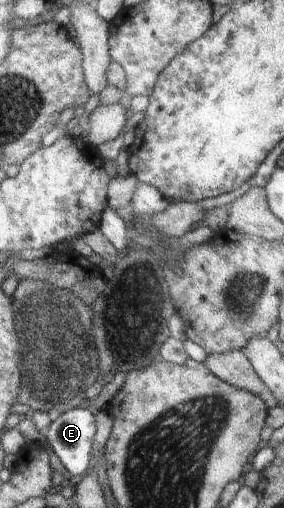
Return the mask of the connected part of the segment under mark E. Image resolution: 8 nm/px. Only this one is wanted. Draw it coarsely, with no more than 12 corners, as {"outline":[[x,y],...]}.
{"outline":[[53,415],[46,442],[67,475],[91,469],[95,416]]}

